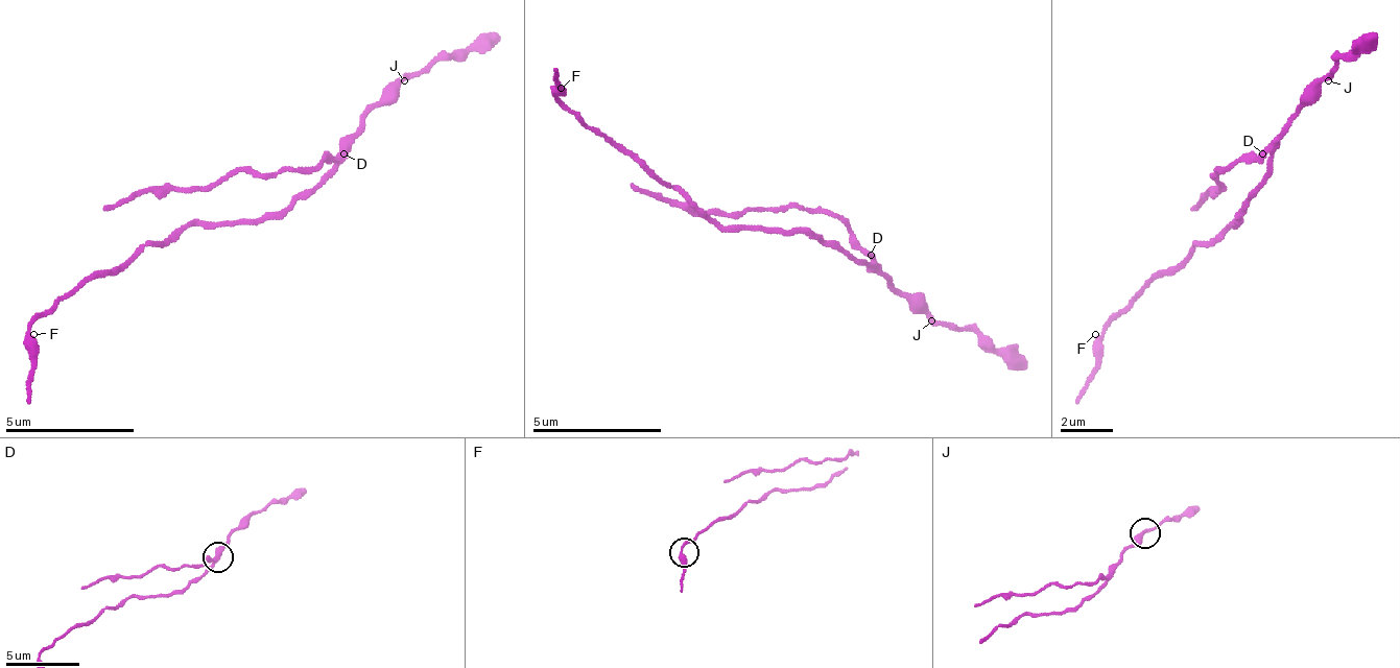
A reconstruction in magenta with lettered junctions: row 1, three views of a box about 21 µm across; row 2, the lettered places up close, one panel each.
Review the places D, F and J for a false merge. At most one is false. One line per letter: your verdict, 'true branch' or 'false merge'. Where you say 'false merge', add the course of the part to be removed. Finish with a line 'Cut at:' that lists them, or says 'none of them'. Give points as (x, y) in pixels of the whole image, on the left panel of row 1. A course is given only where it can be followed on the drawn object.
D: false merge | (346, 152), (293, 171), (158, 191), (105, 211)
F: true branch
J: true branch
Cut at: D

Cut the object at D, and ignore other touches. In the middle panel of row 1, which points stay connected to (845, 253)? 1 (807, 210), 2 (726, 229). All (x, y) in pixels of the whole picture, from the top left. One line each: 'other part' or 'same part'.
1: other part
2: same part

